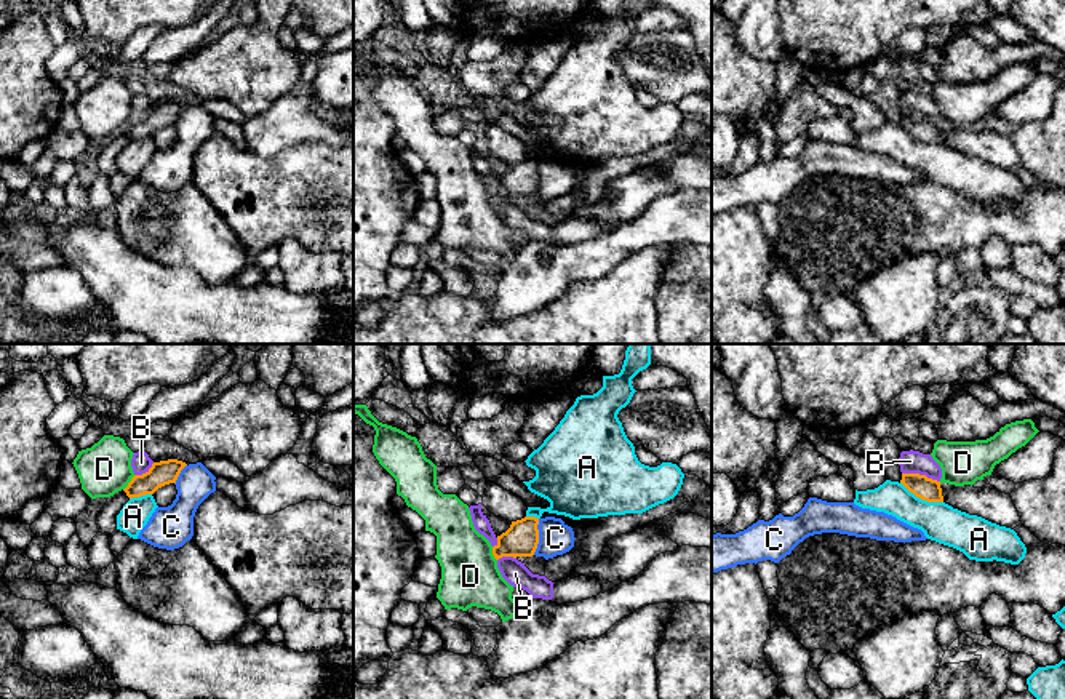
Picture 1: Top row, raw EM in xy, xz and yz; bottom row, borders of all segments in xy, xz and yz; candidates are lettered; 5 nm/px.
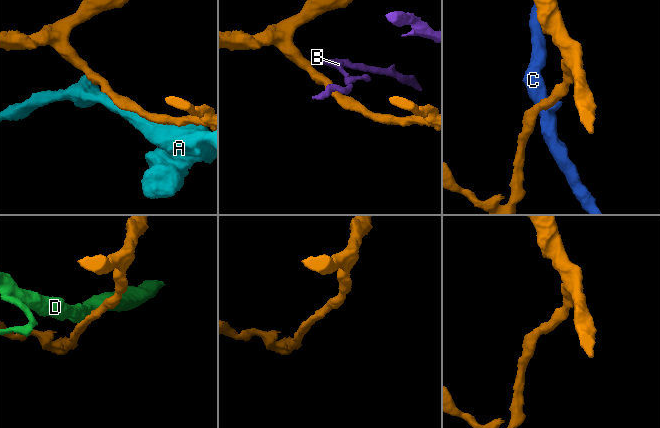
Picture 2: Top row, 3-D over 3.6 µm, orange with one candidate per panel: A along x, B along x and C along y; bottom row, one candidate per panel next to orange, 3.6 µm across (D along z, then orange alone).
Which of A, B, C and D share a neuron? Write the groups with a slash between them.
A / B / C / D

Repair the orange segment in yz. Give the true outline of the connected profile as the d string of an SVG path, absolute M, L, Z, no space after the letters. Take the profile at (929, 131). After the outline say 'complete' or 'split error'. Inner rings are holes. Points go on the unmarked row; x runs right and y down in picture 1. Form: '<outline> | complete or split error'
M902 115L900 125L916 139L927 144L943 144L940 123L919 115Z | complete

